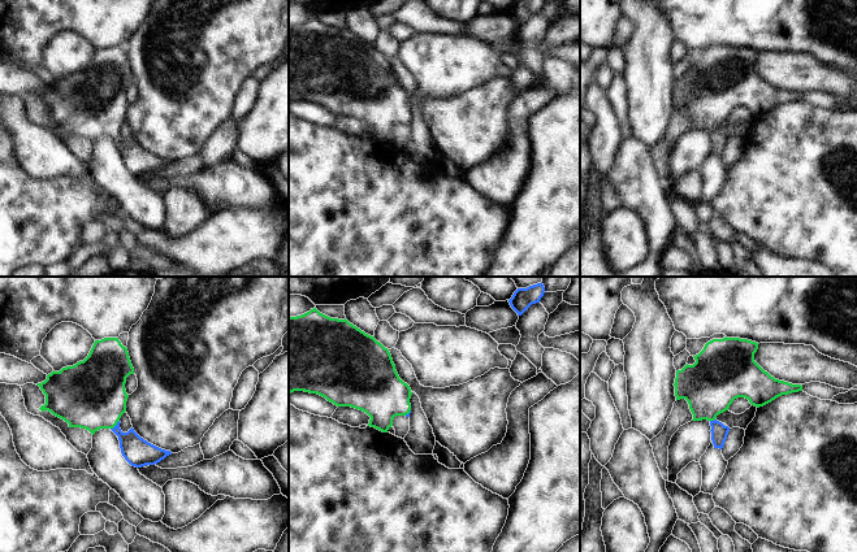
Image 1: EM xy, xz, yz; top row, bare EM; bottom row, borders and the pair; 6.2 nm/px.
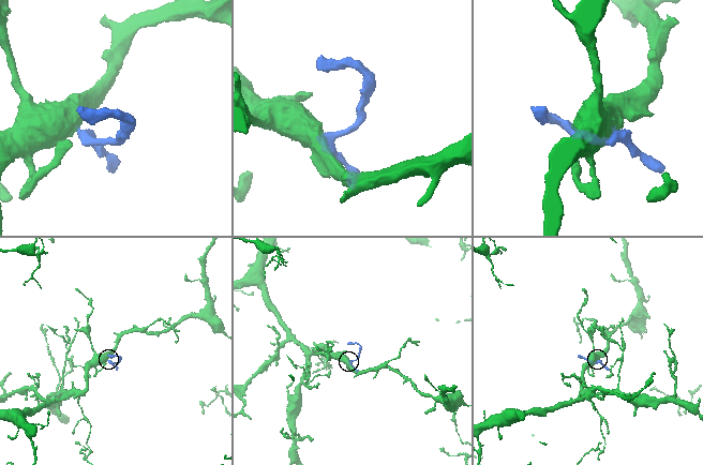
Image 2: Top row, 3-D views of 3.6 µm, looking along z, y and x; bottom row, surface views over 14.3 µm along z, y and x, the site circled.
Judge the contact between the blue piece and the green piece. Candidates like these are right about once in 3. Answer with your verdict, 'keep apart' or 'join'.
join

